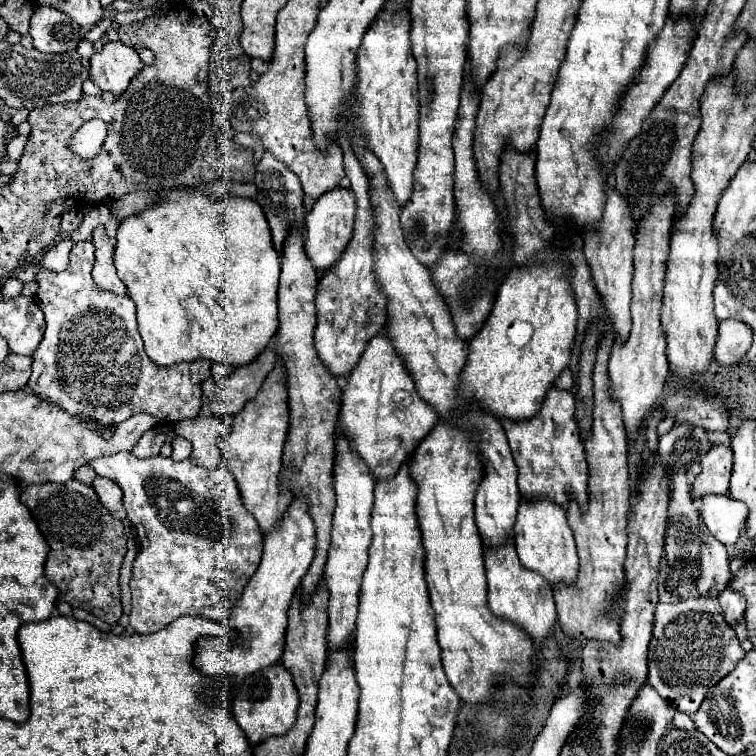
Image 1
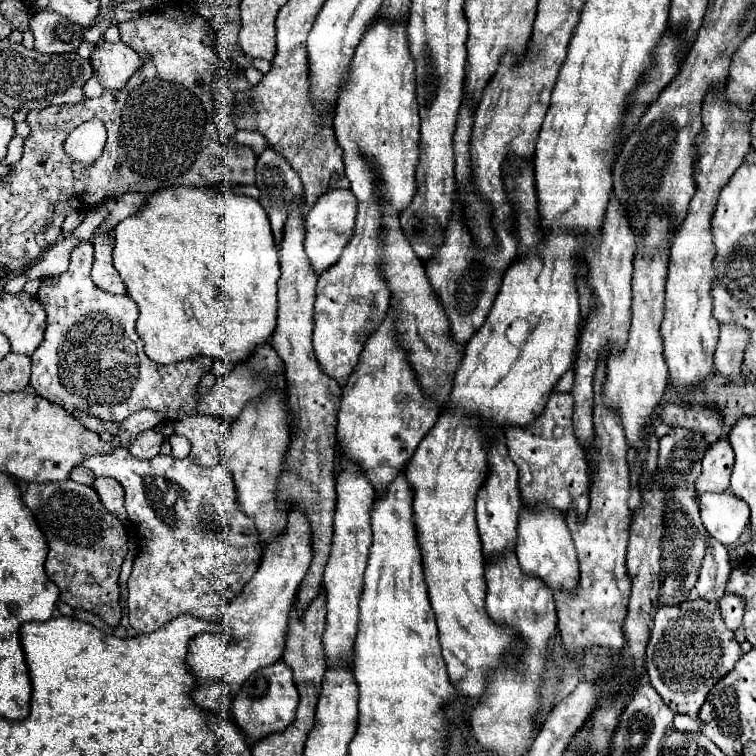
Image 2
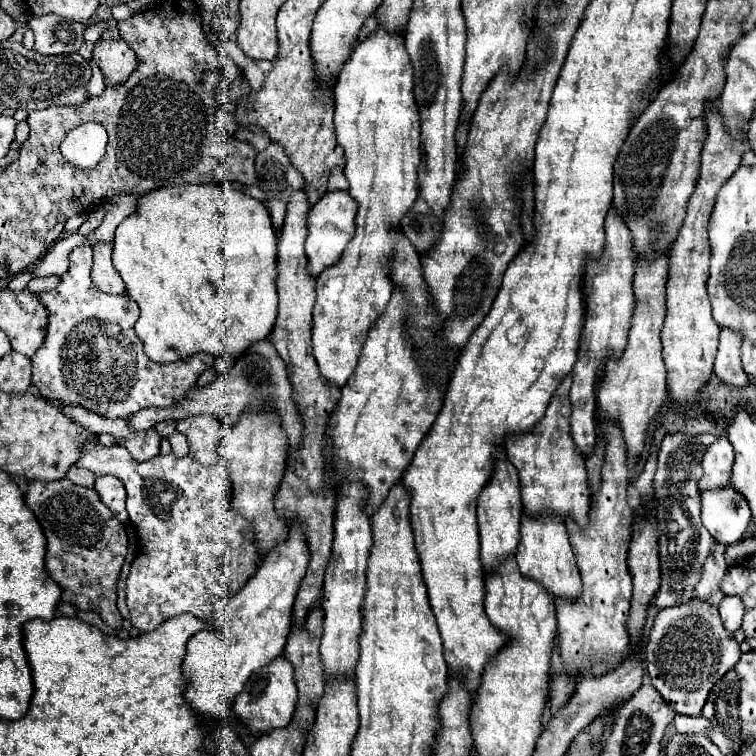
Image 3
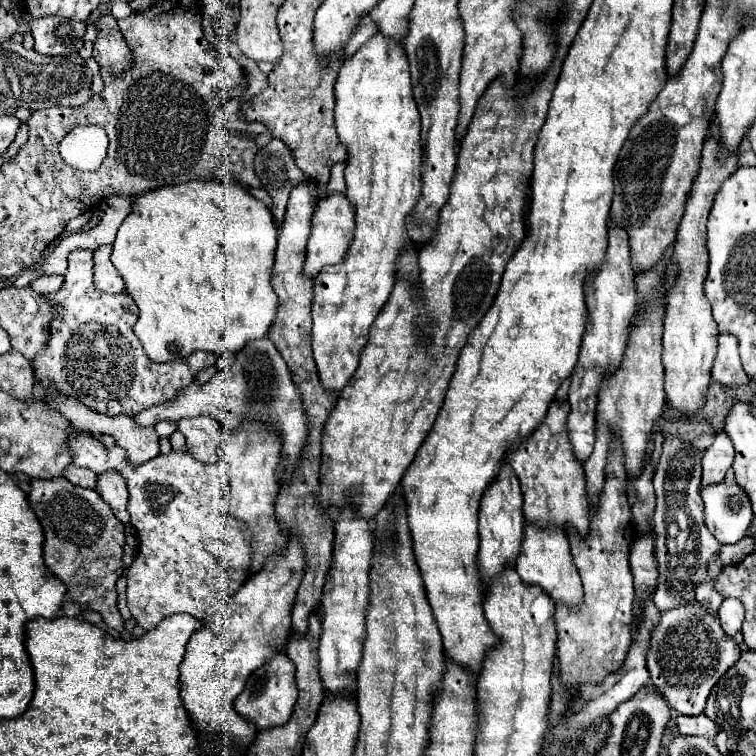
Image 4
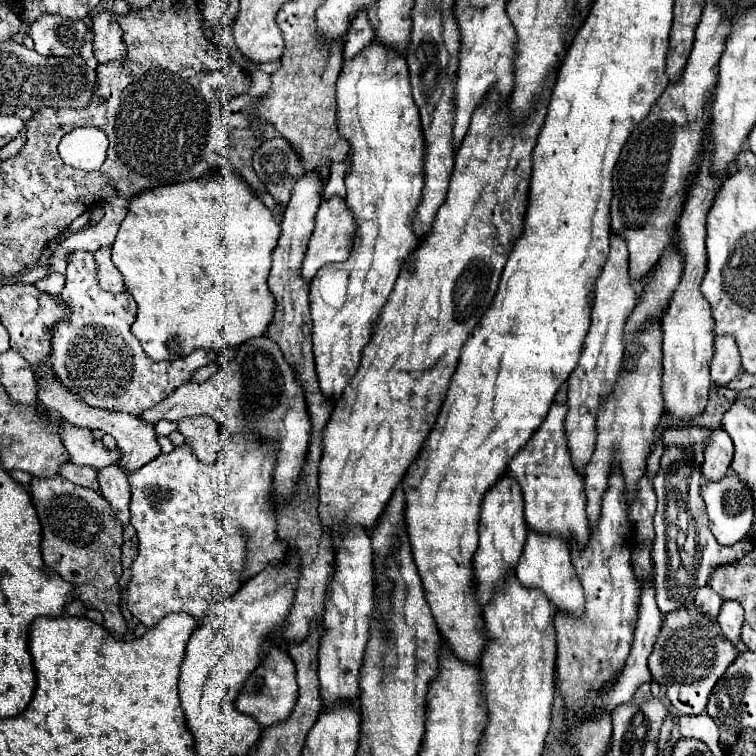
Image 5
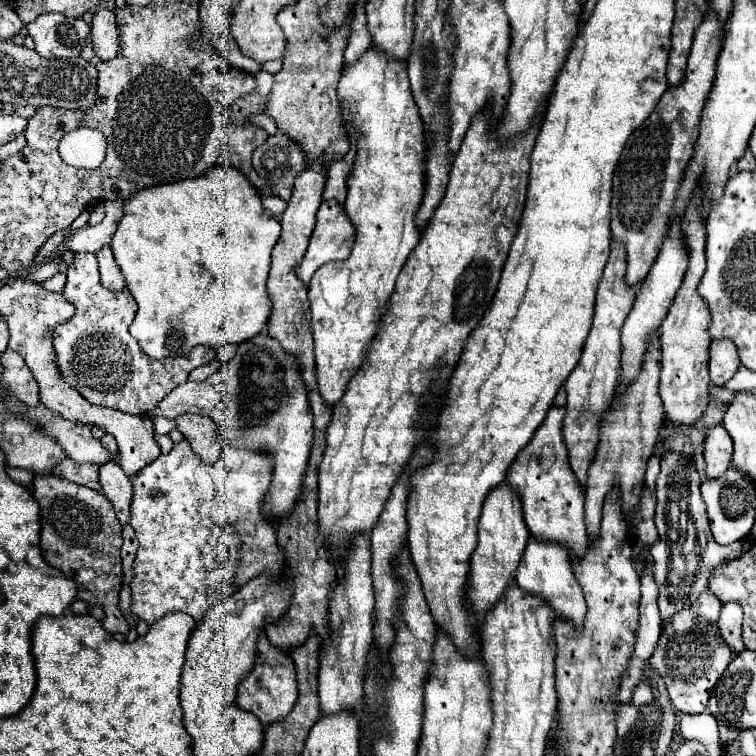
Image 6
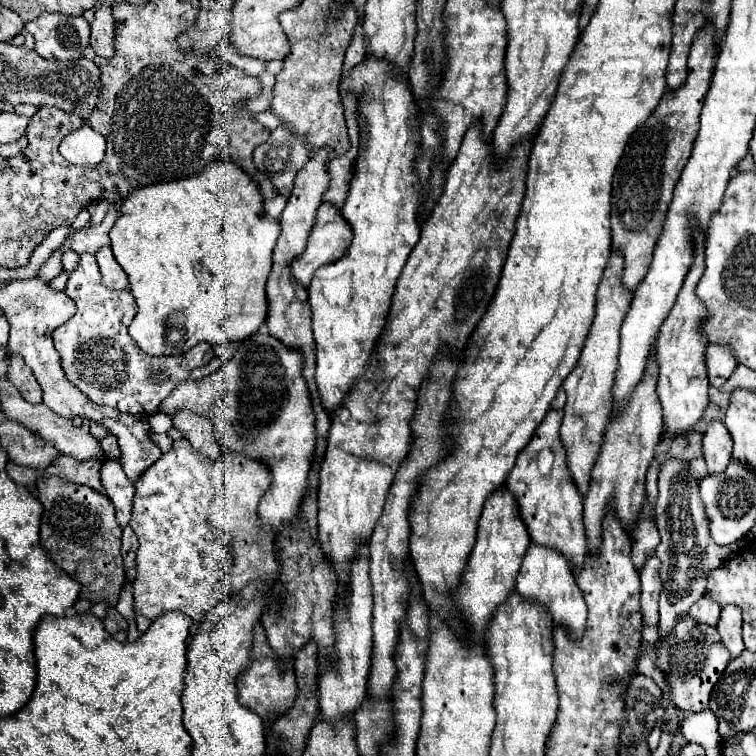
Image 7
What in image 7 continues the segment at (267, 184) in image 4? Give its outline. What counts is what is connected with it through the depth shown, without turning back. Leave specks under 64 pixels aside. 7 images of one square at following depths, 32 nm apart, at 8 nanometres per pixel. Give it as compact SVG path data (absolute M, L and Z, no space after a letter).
M278 126L270 138L254 150L256 170L262 172L278 190L290 198L298 170L308 162L308 150L300 138L292 138L286 126Z

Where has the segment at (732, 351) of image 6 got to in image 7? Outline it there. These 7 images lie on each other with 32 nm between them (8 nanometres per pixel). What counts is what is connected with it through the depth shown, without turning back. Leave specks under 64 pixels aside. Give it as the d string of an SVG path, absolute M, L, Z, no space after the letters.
M710 344L708 354L706 354L706 366L708 366L708 376L710 384L720 388L736 370L738 360L732 354L732 348L726 344Z

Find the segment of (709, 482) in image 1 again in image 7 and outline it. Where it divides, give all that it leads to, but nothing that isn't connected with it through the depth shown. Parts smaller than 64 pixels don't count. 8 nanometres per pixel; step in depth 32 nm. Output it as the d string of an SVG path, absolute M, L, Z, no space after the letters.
M710 422L704 432L704 458L708 474L722 474L732 460L732 436L722 422Z

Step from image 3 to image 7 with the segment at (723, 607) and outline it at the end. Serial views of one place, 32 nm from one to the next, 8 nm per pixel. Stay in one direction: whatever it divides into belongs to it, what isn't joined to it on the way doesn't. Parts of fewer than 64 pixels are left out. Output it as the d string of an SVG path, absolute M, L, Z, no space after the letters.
M734 604L724 606L720 620L716 624L724 646L730 650L732 658L736 658L746 646L742 644L742 610Z

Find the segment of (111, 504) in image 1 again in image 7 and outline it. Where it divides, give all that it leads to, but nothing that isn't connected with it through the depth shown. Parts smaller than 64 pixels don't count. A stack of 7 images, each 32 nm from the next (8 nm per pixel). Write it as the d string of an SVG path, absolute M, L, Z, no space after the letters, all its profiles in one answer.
M106 460L100 468L100 480L106 490L106 496L112 500L116 508L116 518L120 526L126 526L130 522L132 514L132 498L134 498L134 484L124 474L118 460Z

